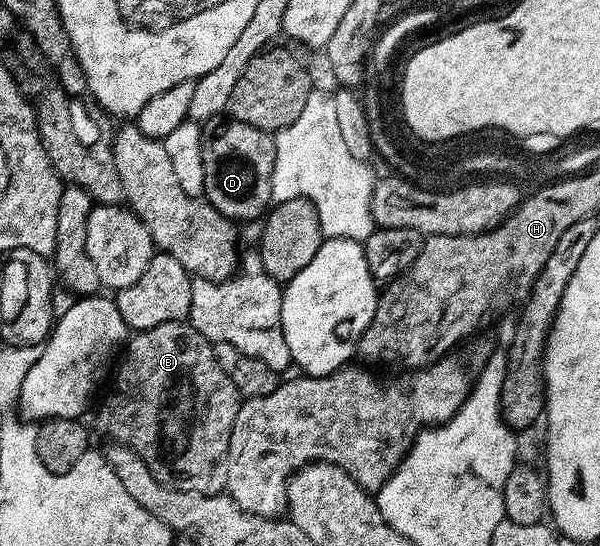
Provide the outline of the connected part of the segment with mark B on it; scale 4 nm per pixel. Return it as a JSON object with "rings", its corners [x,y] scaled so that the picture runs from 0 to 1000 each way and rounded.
{"rings":[[[310,586],[283,588],[282,592],[268,592],[253,603],[230,604],[210,626],[197,668],[190,678],[190,683],[193,681],[192,707],[187,709],[185,722],[173,731],[172,744],[165,749],[167,789],[180,793],[187,810],[212,815],[222,822],[225,832],[242,848],[242,855],[248,855],[248,863],[255,863],[260,877],[280,888],[282,894],[300,896],[310,903],[333,903],[343,910],[370,905],[378,892],[378,828],[382,826],[382,804],[388,797],[388,775],[395,767],[395,753],[402,740],[402,722],[398,711],[382,694],[382,687],[375,687],[375,679],[368,679],[358,656],[357,630],[345,625],[342,614],[335,614],[335,606],[323,603]]]}

